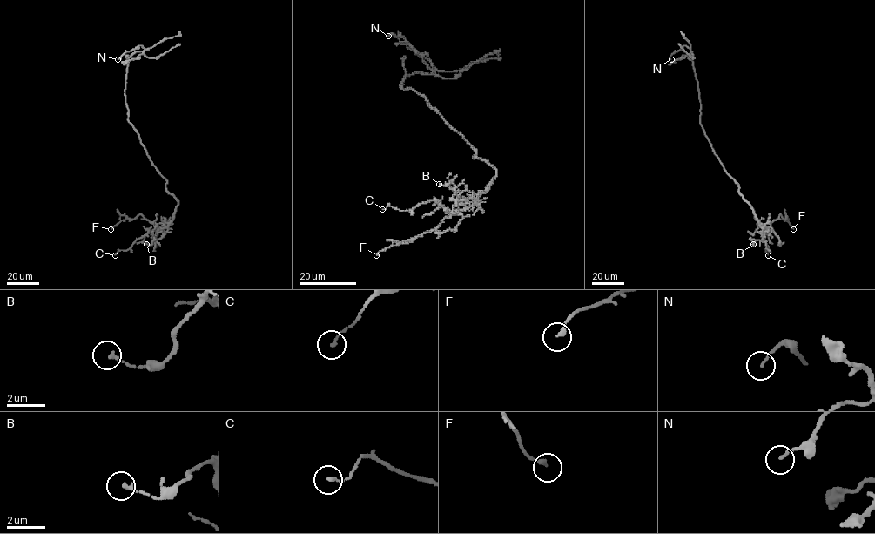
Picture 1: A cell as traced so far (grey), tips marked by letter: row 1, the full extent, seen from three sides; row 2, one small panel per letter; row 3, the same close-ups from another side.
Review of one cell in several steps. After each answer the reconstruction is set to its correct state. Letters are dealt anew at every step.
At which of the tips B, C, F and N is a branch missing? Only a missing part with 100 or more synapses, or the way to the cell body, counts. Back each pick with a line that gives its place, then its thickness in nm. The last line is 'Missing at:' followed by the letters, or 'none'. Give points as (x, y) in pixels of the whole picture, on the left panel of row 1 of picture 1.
Missing at: none

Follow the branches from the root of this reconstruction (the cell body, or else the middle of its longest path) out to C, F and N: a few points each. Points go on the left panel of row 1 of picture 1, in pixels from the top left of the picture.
C: (147, 155), (166, 180), (165, 189), (178, 205), (167, 226), (149, 230), (129, 249), (115, 255)
F: (147, 155), (166, 180), (165, 189), (178, 201), (173, 217), (167, 226), (158, 227), (139, 214), (111, 229)
N: (147, 155), (137, 131), (128, 120), (124, 91), (128, 58), (144, 49), (139, 45), (125, 51), (117, 59)

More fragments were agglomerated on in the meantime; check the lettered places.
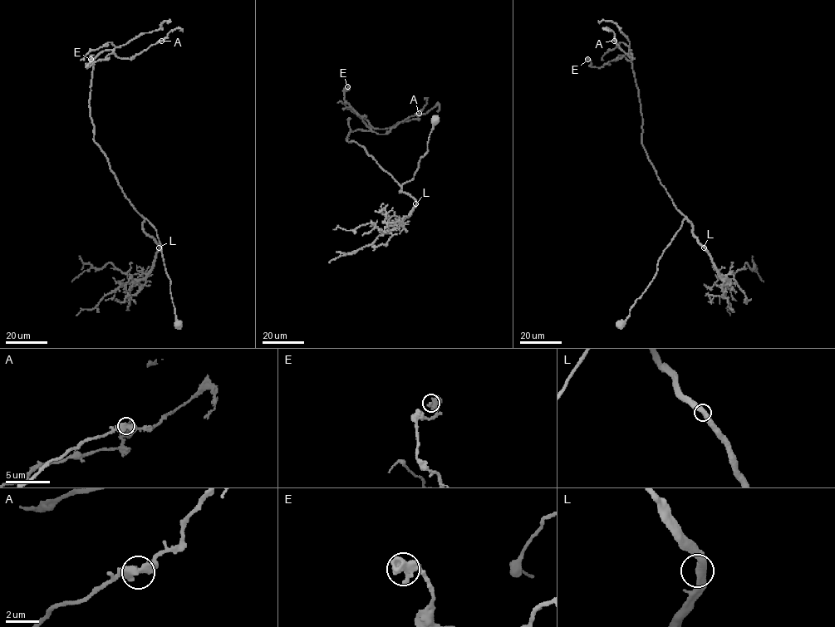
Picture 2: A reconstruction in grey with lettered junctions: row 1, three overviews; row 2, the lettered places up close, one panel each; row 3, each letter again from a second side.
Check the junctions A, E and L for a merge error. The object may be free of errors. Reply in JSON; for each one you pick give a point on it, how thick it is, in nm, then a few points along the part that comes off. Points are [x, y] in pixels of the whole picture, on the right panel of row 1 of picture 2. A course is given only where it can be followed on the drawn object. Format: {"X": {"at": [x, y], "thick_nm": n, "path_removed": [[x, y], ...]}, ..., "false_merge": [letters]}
{"false_merge": []}

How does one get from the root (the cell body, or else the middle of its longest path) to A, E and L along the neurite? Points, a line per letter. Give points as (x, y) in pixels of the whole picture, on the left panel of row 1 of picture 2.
A: (111, 170), (105, 154), (94, 140), (89, 103), (94, 59), (109, 50), (121, 59), (130, 59), (161, 41)
E: (111, 170), (94, 140), (89, 98), (94, 59), (113, 51), (87, 67), (90, 59)
L: (111, 170), (125, 197), (144, 218), (143, 229), (159, 247)

